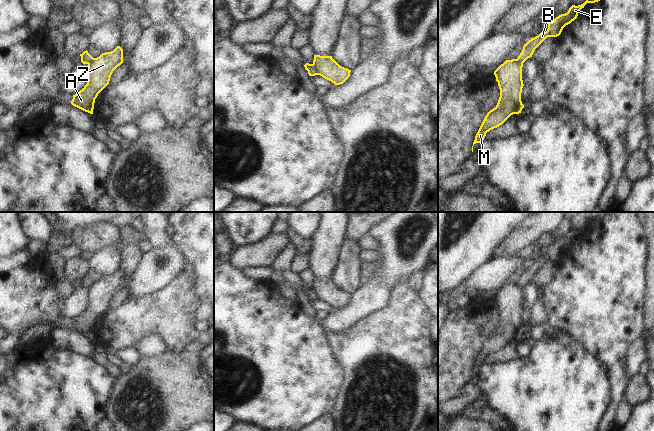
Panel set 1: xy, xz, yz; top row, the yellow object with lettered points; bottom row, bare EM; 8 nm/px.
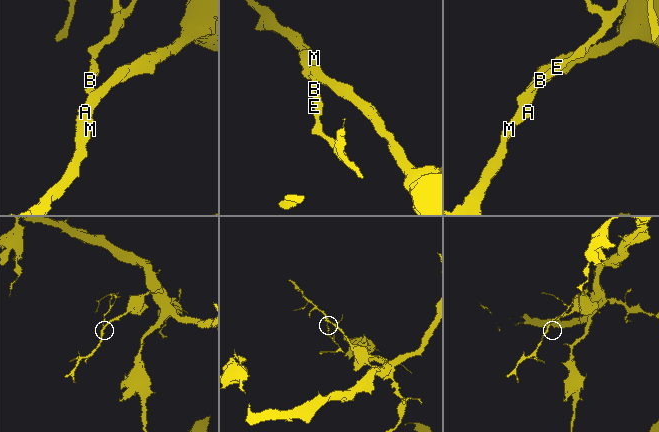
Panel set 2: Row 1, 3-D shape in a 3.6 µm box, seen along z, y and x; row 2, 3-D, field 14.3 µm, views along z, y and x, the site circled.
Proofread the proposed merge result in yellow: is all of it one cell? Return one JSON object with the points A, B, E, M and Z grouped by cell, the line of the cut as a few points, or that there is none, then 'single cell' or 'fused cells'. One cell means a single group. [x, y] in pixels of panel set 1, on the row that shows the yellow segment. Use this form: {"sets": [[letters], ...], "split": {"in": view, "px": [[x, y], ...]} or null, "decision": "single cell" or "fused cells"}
{"sets": [["A", "M", "Z"], ["B", "E"]], "split": {"in": "xz", "px": [[312, 64], [318, 74]]}, "decision": "fused cells"}

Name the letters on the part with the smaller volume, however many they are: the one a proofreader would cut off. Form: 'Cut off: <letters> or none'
Cut off: B, E

